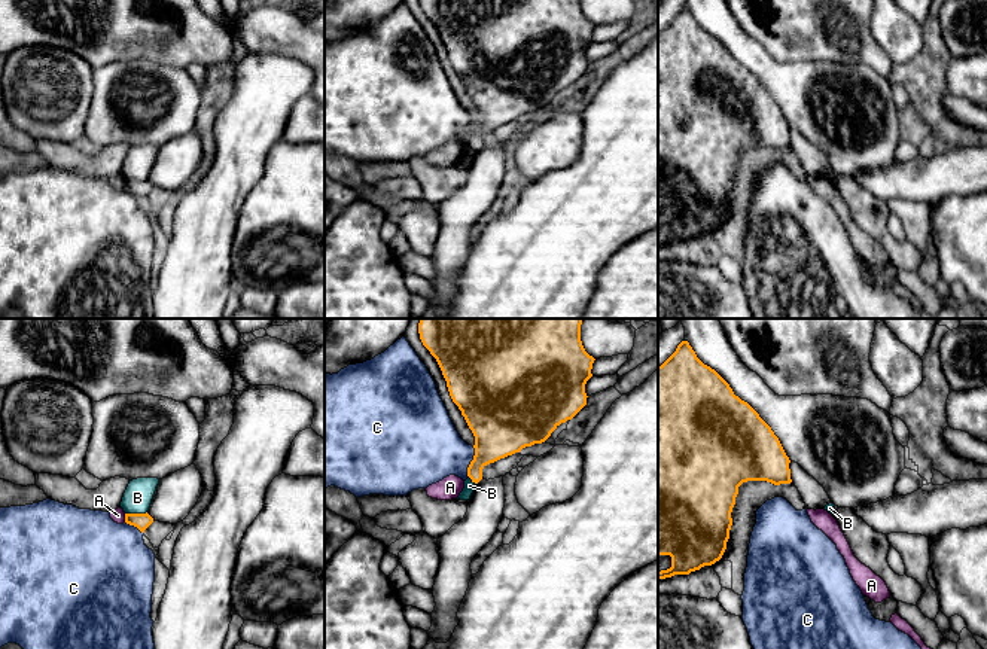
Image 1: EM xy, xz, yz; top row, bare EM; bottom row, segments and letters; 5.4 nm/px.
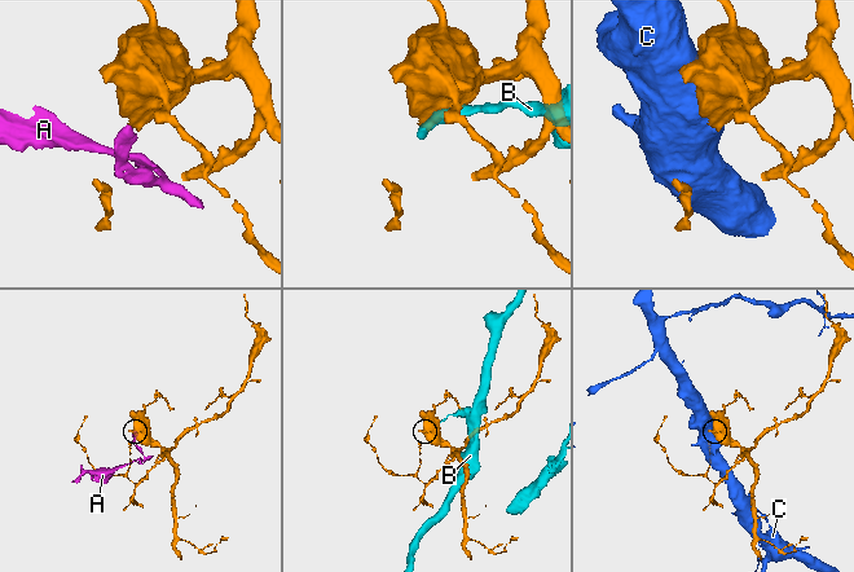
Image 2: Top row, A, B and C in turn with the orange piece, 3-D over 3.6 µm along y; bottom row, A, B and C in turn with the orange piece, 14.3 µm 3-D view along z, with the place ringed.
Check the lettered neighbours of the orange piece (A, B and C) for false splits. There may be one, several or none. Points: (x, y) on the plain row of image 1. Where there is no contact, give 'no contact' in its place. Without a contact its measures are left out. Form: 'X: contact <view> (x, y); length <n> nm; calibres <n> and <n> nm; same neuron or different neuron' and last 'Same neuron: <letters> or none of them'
A: contact xy (125, 185); length 50 nm; calibres 90 and 80 nm; different neuron
B: contact xy (136, 180); length 120 nm; calibres 90 and 160 nm; different neuron
C: contact xz (471, 128); length 170 nm; calibres 300 and 360 nm; different neuron
Same neuron: none of them

